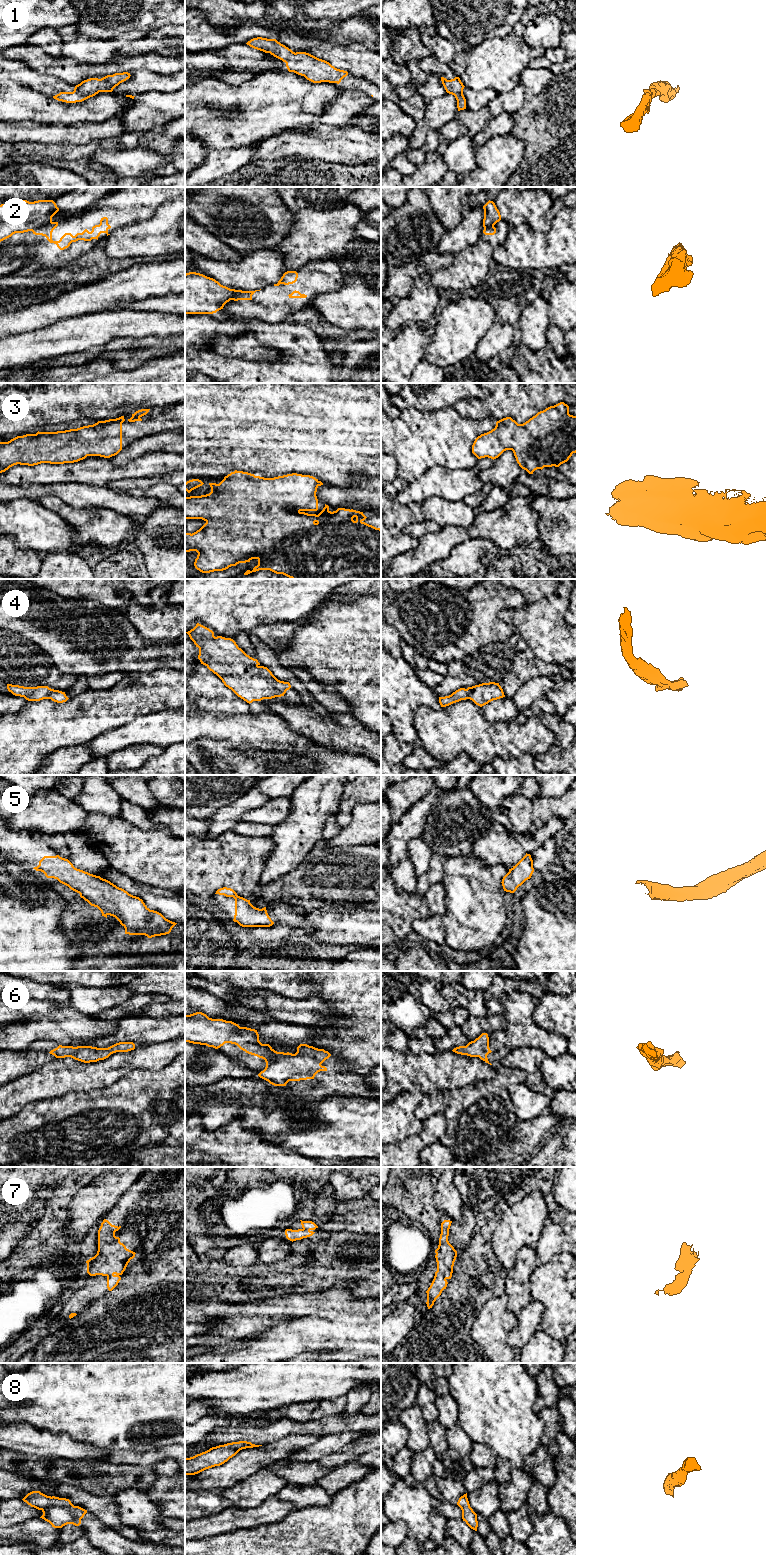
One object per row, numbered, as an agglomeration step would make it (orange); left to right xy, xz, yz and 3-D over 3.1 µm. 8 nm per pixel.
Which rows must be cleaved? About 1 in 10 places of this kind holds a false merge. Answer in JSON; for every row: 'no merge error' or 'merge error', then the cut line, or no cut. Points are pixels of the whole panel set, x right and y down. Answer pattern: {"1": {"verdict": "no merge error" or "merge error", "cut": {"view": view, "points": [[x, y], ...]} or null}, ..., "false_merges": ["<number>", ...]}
{"1": {"verdict": "no merge error", "cut": null}, "2": {"verdict": "merge error", "cut": {"view": "xy", "points": [[51, 221], [31, 230]]}}, "3": {"verdict": "no merge error", "cut": null}, "4": {"verdict": "no merge error", "cut": null}, "5": {"verdict": "no merge error", "cut": null}, "6": {"verdict": "no merge error", "cut": null}, "7": {"verdict": "no merge error", "cut": null}, "8": {"verdict": "no merge error", "cut": null}, "false_merges": ["2"]}

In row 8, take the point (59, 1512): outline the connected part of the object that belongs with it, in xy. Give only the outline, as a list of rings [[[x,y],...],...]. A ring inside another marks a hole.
[[[32,1491],[23,1499],[31,1507],[43,1512],[40,1517],[54,1528],[62,1528],[67,1524],[79,1526],[87,1510],[74,1506],[69,1499],[47,1496],[40,1491]]]

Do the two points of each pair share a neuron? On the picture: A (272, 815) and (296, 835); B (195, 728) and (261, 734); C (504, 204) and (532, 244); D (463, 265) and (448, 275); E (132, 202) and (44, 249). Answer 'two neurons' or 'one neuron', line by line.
A: two neurons
B: one neuron
C: two neurons
D: one neuron
E: one neuron

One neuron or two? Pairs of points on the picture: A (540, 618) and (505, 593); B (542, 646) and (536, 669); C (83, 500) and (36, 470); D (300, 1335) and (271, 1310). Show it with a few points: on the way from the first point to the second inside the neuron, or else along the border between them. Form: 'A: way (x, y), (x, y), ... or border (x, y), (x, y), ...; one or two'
A: border (526, 603), (518, 608), (503, 608), (500, 611); two
B: border (529, 646), (533, 653), (541, 660), (562, 665); two
C: border (31, 482), (79, 482); two
D: border (307, 1315), (281, 1320), (263, 1331); two

